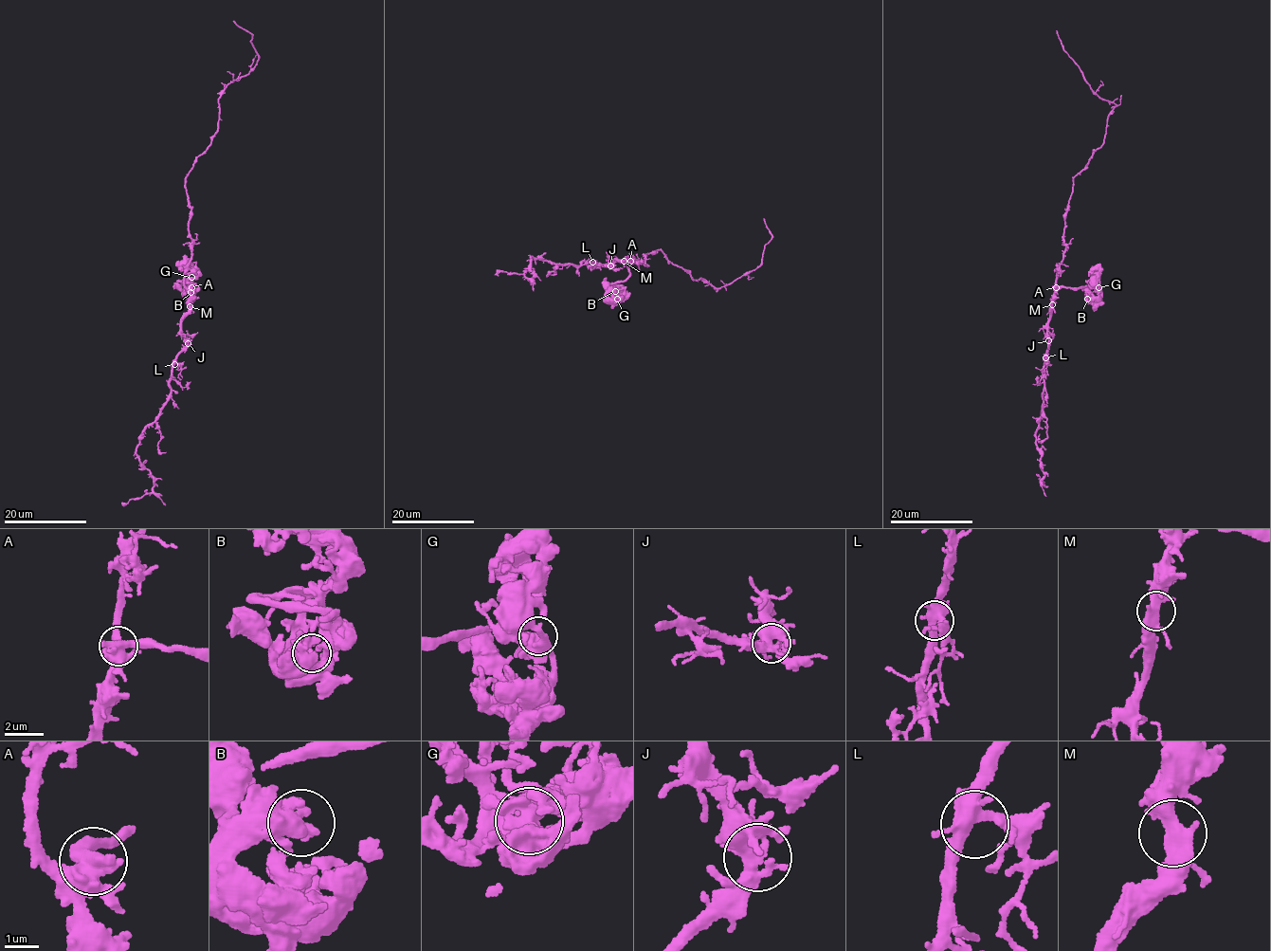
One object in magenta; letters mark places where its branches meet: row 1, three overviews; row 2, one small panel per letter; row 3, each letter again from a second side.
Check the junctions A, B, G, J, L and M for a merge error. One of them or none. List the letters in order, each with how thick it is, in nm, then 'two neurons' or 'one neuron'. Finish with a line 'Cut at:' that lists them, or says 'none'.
A: calibre 460 nm; two neurons
B: calibre 420 nm; one neuron
G: calibre 480 nm; one neuron
J: calibre 400 nm; one neuron
L: calibre 440 nm; one neuron
M: calibre 440 nm; one neuron
Cut at: A

